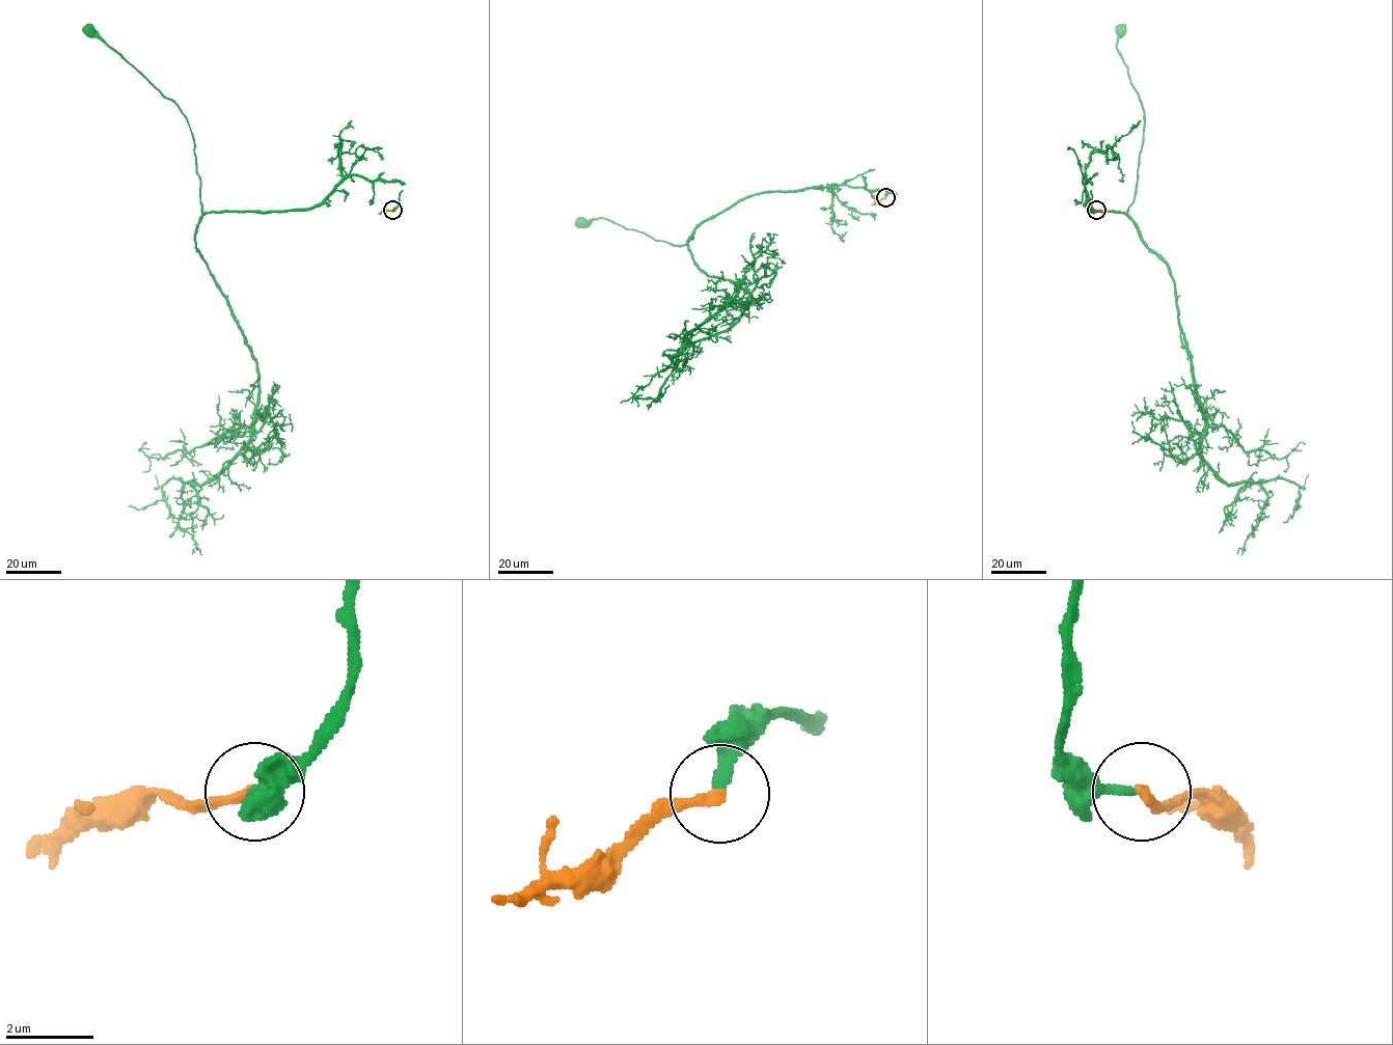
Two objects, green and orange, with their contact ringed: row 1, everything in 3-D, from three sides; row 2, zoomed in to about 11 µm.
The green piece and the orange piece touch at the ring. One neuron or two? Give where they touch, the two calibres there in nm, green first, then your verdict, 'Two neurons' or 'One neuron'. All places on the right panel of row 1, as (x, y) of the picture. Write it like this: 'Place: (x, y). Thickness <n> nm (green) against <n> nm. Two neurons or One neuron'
Place: (1096, 210). Thickness 240 nm (green) against 240 nm. One neuron

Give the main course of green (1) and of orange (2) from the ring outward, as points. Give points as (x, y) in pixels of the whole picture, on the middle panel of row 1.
1: (885, 197), (895, 192), (831, 185), (761, 192), (704, 219), (692, 239), (678, 246), (604, 218), (583, 223)
2: (885, 197), (871, 204)

